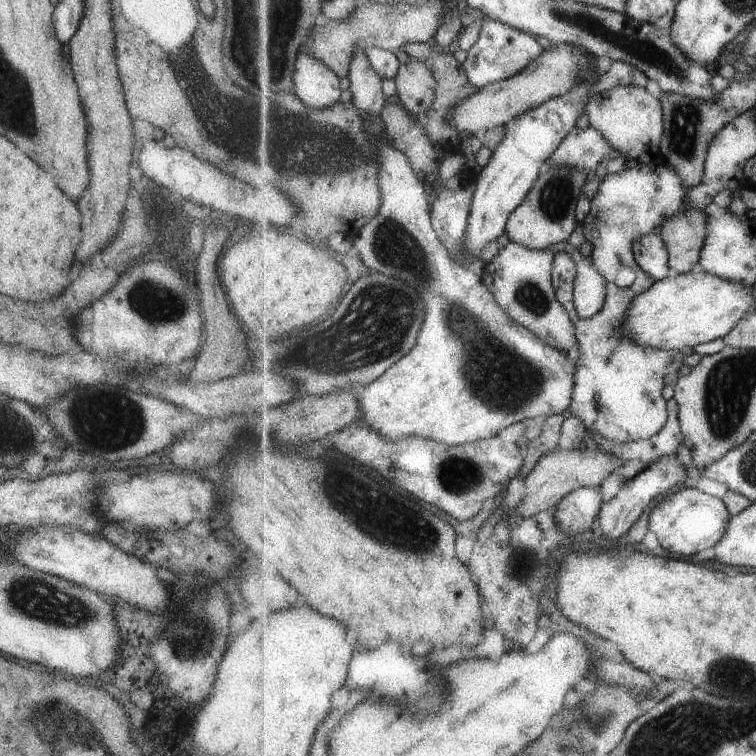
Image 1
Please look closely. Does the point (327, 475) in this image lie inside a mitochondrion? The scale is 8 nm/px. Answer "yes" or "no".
yes

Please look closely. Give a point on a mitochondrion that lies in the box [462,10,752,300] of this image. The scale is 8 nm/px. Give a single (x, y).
(685, 119)

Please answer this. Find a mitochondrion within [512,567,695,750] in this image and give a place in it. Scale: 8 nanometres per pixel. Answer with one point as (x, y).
(599, 723)

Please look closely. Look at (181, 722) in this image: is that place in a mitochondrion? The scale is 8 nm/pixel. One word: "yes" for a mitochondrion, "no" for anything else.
no

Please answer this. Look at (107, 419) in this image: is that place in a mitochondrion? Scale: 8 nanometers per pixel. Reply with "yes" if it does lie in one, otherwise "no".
yes

